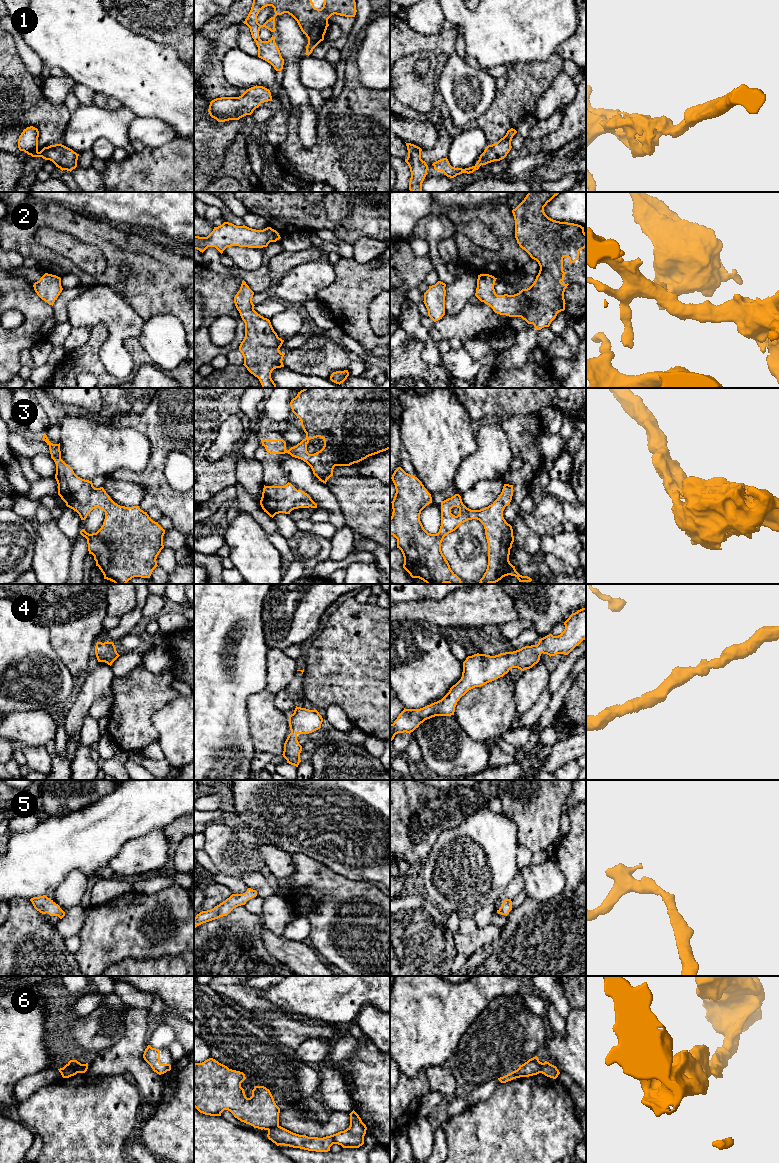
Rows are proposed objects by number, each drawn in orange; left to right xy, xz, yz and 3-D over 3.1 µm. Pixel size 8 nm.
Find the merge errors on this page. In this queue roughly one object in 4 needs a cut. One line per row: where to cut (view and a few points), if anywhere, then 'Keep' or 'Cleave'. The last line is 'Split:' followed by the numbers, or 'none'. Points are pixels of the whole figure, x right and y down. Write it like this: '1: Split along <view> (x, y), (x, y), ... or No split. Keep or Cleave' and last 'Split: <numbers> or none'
1: No split. Keep
2: No split. Keep
3: No split. Keep
4: No split. Keep
5: No split. Keep
6: Split along xz (278, 1125), (268, 1131). Cleave
Split: 6

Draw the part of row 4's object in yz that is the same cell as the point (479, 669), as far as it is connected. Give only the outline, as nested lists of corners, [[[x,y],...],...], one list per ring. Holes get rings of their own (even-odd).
[[[586,607],[572,613],[564,625],[565,629],[560,635],[549,634],[539,639],[537,645],[495,656],[479,653],[468,656],[463,662],[461,679],[441,700],[420,709],[404,708],[394,723],[390,724],[390,741],[398,733],[410,734],[427,719],[454,715],[457,702],[469,690],[503,677],[512,668],[521,671],[532,668],[539,662],[542,653],[550,657],[557,654],[568,655],[586,639]]]

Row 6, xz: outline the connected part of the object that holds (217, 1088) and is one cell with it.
[[[213,1058],[202,1063],[194,1062],[194,1107],[205,1115],[221,1116],[224,1110],[230,1111],[235,1118],[261,1130],[279,1126],[280,1108],[276,1105],[269,1089],[255,1086],[252,1096],[247,1098],[241,1083],[246,1079],[240,1071],[229,1069]]]

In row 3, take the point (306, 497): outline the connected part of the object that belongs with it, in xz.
[[[291,483],[284,486],[265,486],[260,505],[270,517],[276,514],[290,514],[298,508],[317,508],[317,504],[302,490],[297,490]]]

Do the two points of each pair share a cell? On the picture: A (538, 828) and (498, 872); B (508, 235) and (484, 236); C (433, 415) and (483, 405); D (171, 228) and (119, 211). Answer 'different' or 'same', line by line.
A: different
B: different
C: different
D: same

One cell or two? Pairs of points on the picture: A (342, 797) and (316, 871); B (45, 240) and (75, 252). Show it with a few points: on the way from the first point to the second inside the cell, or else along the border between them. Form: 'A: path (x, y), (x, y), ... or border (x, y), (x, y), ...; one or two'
A: border (297, 852), (302, 852), (322, 862), (339, 874); two
B: path (53, 240), (68, 246); one

